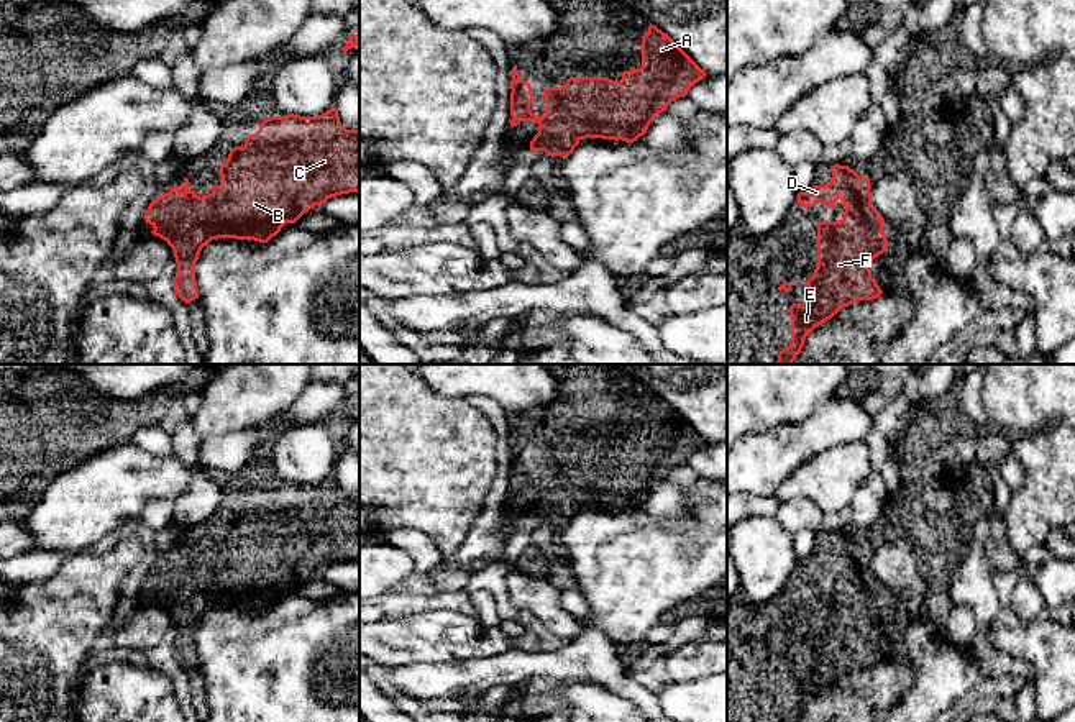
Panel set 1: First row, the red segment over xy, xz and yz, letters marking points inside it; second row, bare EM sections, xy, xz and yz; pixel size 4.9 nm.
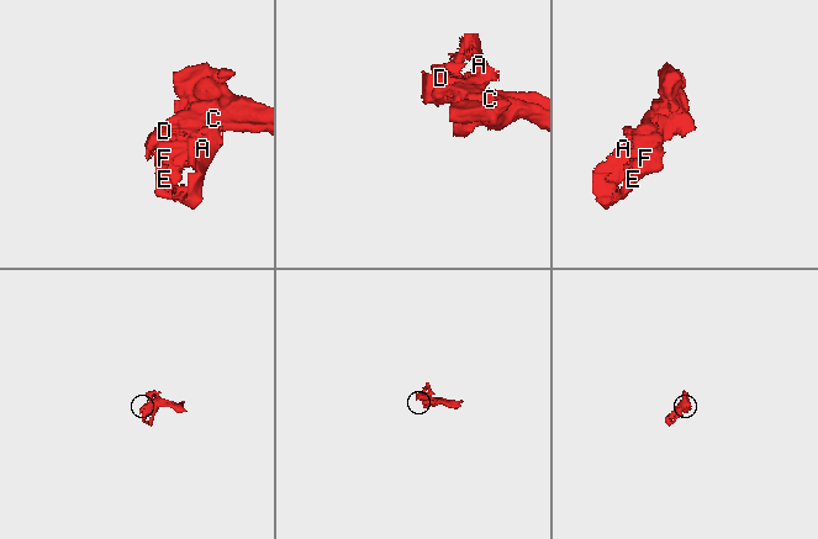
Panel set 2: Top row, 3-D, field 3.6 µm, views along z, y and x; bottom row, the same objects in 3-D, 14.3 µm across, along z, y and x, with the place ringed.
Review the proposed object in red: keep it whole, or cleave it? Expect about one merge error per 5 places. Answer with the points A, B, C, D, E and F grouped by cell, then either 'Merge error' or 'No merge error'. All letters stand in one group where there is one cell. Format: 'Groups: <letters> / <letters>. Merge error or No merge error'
Groups: A B C D E F. No merge error

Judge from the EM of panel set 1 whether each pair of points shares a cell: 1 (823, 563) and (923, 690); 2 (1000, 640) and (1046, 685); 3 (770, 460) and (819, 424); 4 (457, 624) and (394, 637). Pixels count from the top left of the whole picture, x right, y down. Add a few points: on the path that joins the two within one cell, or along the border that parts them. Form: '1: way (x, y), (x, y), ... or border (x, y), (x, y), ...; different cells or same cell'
1: border (870, 642), (883, 658); different cells
2: way (1015, 642), (1021, 644), (1046, 670); same cell
3: way (782, 450), (801, 442), (808, 435); same cell
4: way (442, 635), (409, 637); same cell

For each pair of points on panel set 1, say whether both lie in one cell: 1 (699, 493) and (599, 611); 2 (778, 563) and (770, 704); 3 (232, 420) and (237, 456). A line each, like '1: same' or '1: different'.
1: same
2: different
3: different

